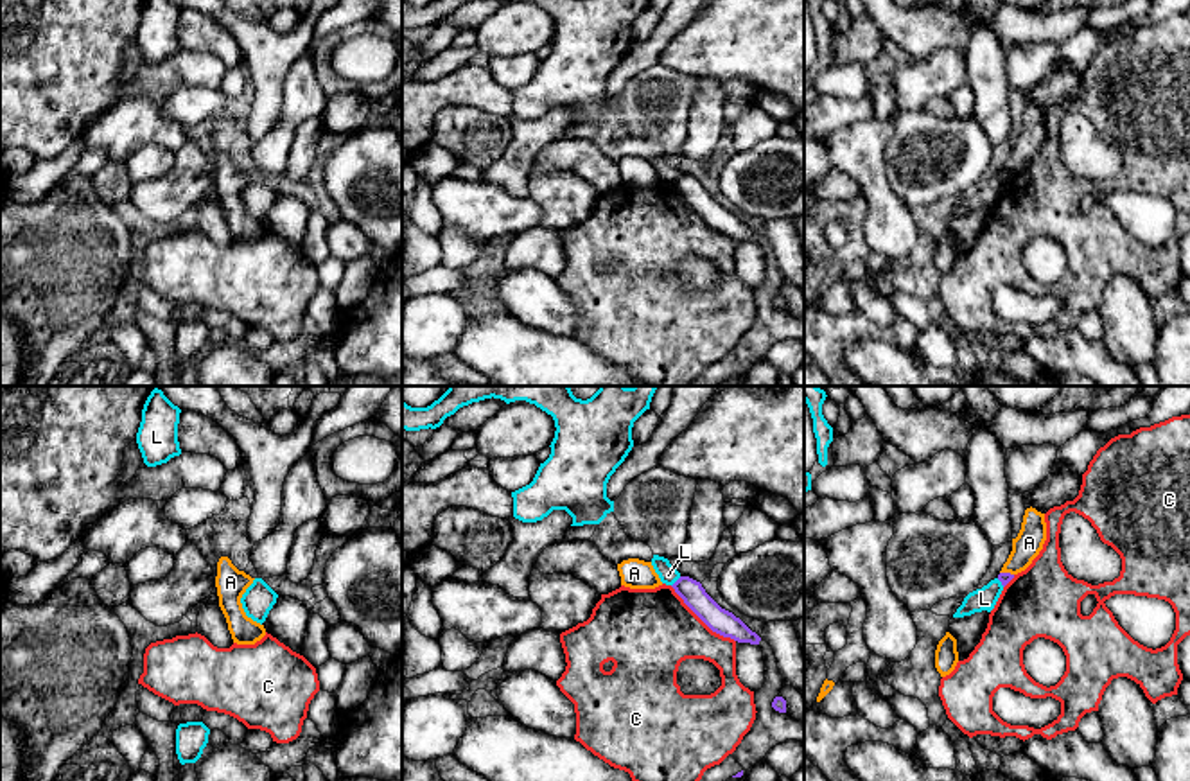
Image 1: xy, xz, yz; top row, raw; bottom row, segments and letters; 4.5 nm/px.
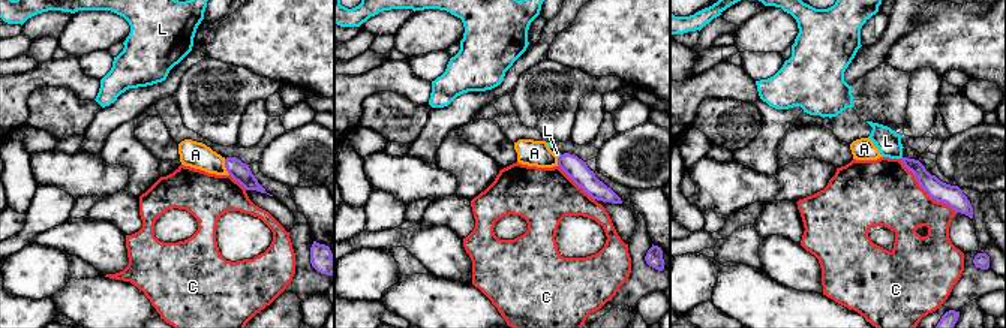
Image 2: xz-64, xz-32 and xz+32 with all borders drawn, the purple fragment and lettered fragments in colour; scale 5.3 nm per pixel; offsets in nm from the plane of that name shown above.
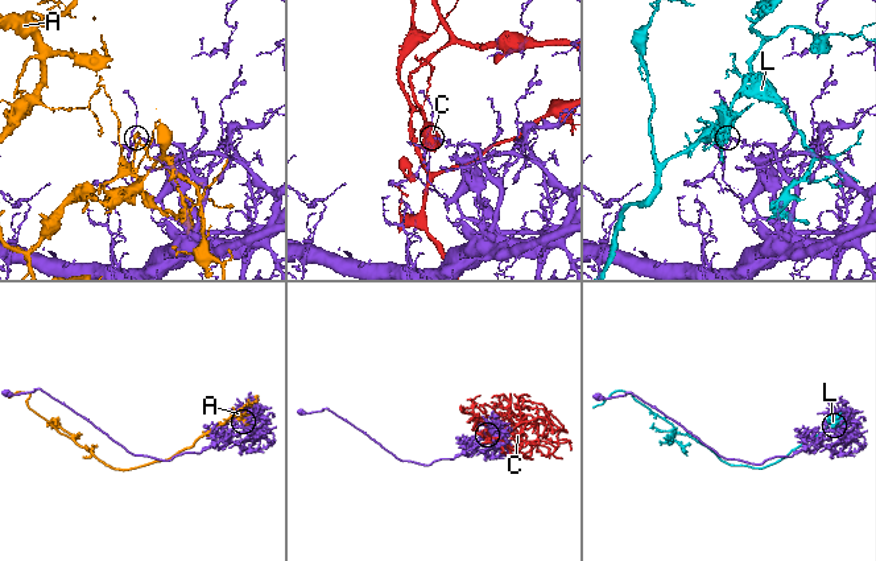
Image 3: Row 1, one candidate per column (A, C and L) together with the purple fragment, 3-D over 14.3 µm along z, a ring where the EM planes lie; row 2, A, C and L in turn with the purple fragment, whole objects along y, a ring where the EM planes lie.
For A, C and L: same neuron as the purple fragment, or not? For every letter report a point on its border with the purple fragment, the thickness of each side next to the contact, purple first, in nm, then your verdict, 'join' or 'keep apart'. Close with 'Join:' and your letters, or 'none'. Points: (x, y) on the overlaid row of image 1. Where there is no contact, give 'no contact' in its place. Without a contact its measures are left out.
A: meets purple in yz at (1007, 573); 50 nm thick on the purple side, 120 nm on the other; keep apart
C: meets purple in xz at (702, 620); 120 nm thick on the purple side, 400 nm on the other; keep apart
L: meets purple in xz at (675, 582); 110 nm thick on the purple side, 90 nm on the other; keep apart
Join: none

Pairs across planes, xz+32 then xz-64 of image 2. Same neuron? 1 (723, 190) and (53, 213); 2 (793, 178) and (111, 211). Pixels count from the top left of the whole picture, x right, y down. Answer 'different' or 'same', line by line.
1: different
2: different

